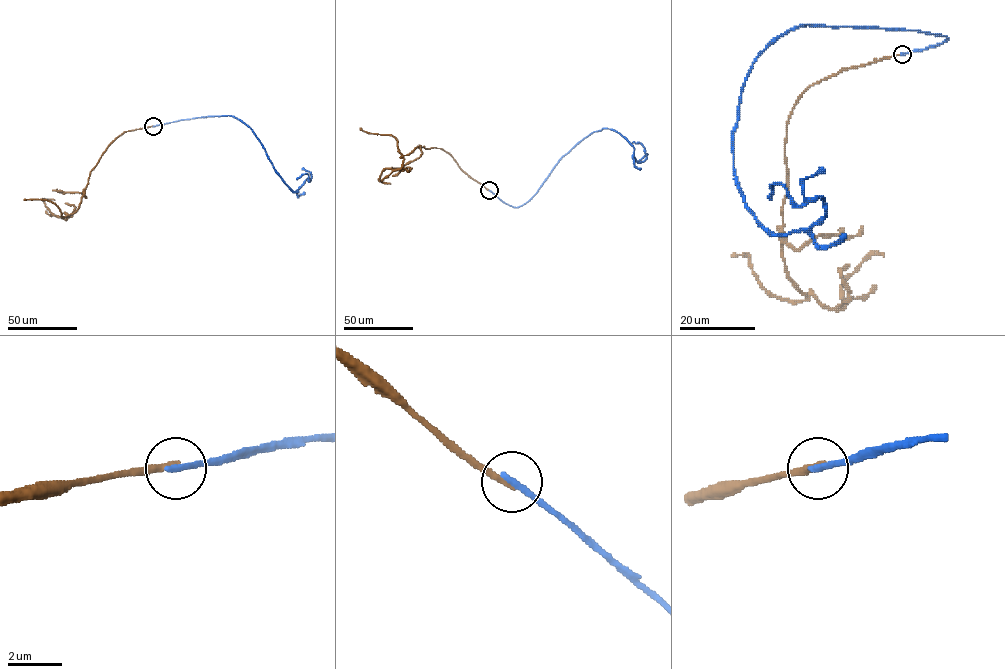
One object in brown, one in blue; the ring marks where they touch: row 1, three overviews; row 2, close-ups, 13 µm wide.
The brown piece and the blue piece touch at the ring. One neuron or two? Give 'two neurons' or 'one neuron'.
two neurons

